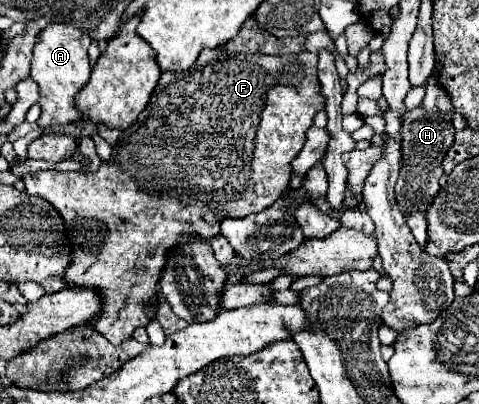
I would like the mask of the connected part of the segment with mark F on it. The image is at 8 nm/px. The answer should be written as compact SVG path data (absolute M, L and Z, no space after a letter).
M223 48L215 50L203 50L201 58L197 60L197 66L189 68L187 72L173 74L173 72L163 72L145 110L139 114L139 118L133 124L135 132L123 130L119 140L113 146L111 158L101 162L97 172L81 174L81 172L57 172L57 170L45 170L45 172L35 172L35 174L25 174L25 190L31 196L39 196L47 200L63 218L65 232L69 242L73 242L71 250L71 262L65 268L65 280L69 286L83 286L83 288L93 288L95 292L101 294L101 310L95 316L89 326L105 336L113 346L119 346L123 340L131 338L133 330L139 326L147 326L149 320L155 318L157 306L159 306L159 278L165 270L167 264L167 254L169 250L181 246L183 242L191 240L193 236L199 238L215 238L219 236L219 224L225 218L245 218L253 212L261 212L269 206L273 206L289 188L291 180L291 160L301 152L305 140L307 140L307 130L313 124L313 116L325 106L325 96L321 94L321 84L317 80L317 54L313 52L299 52L299 54L281 54L281 56L267 56L267 54L229 54Z

